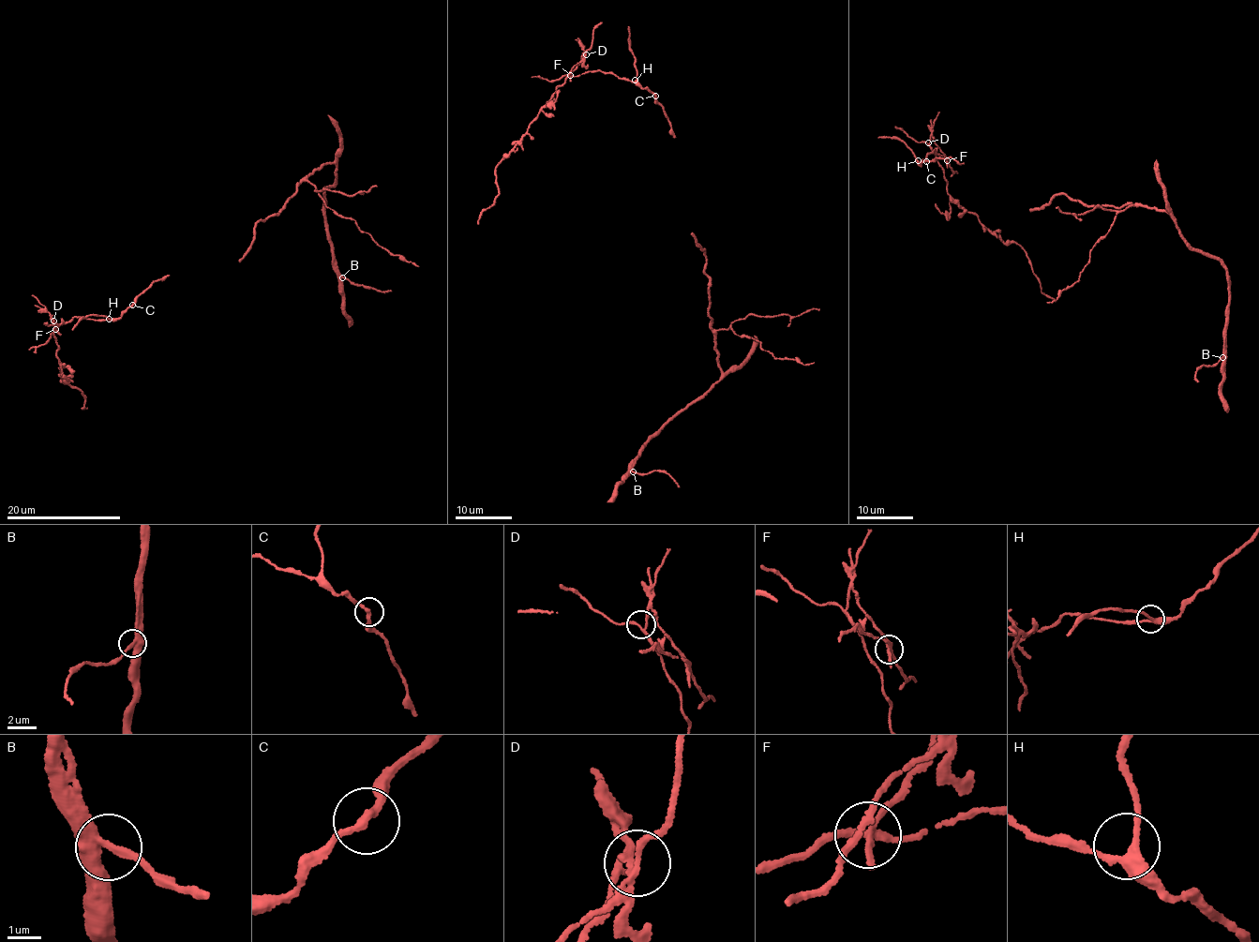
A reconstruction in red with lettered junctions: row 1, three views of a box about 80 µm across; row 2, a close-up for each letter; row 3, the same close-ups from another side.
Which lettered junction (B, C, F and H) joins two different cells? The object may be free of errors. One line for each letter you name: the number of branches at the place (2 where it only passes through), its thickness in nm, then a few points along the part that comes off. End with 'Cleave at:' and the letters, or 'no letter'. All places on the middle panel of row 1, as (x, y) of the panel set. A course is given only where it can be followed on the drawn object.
F: branches 4; calibre 200 nm; course (570, 75), (582, 55), (513, 151), (498, 164), (495, 172), (498, 194), (490, 206), (480, 214), (478, 224)
Cleave at: F

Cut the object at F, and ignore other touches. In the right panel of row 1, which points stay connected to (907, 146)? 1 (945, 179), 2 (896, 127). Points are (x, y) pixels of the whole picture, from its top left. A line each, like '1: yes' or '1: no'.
1: no
2: no

